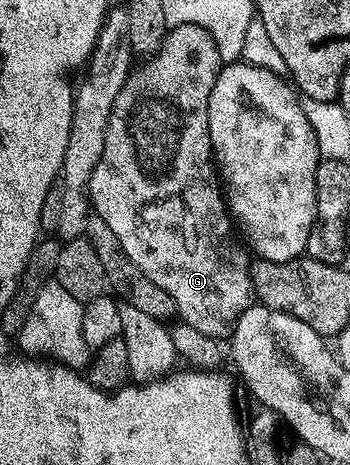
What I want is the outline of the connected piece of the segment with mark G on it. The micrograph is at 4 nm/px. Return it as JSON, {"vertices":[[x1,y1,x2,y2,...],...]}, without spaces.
{"vertices":[[183,25,168,31,167,37,158,52,148,61,149,66,136,82,135,88,128,86,121,90,117,102,113,106,113,114,109,118,109,126,105,134,105,150,101,154,101,162,97,162,97,170,93,170,93,178,87,187,87,194,91,198,91,206,96,217,103,219,103,224,108,233,121,242,121,250,133,258,136,266,149,278,149,282,157,282,169,298,173,298,178,319,184,324,193,326,201,334,209,334,216,338,223,338,230,333,234,323,245,309,253,303,251,291,251,264,247,260,248,253,244,245,231,237,233,221,225,203,221,181,217,175,215,161,211,155,211,139,209,138,209,94,213,90,215,80,219,76,221,61,218,50,211,35,203,28,195,25]]}

